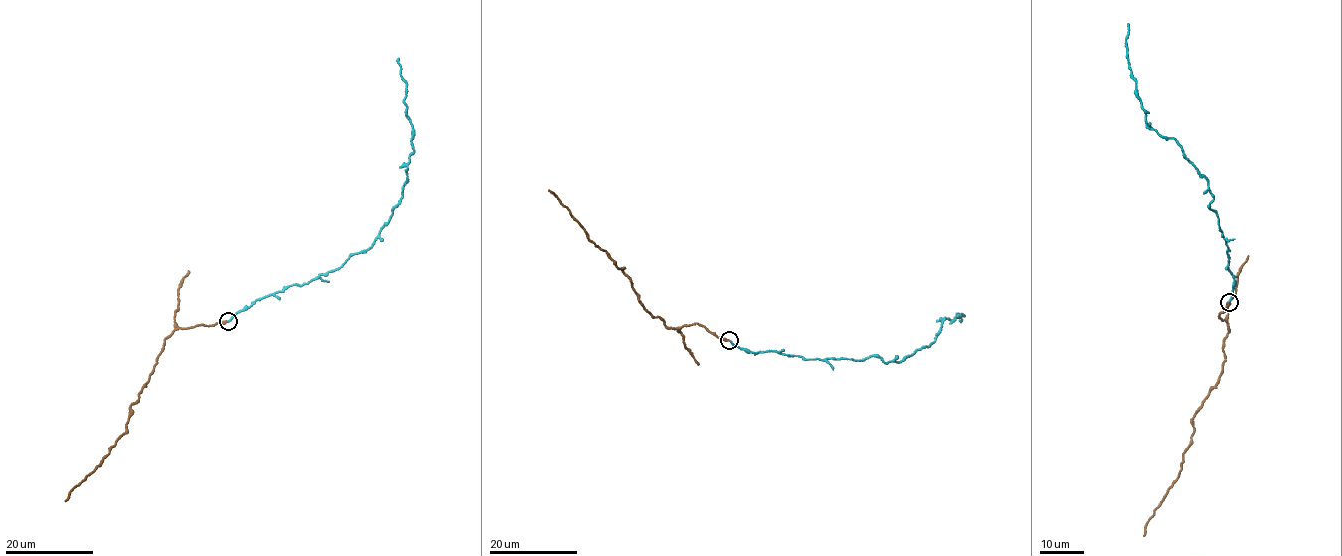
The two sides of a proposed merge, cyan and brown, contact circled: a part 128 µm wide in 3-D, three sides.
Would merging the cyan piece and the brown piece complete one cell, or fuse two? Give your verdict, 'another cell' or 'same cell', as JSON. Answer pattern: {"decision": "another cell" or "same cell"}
{"decision": "same cell"}

